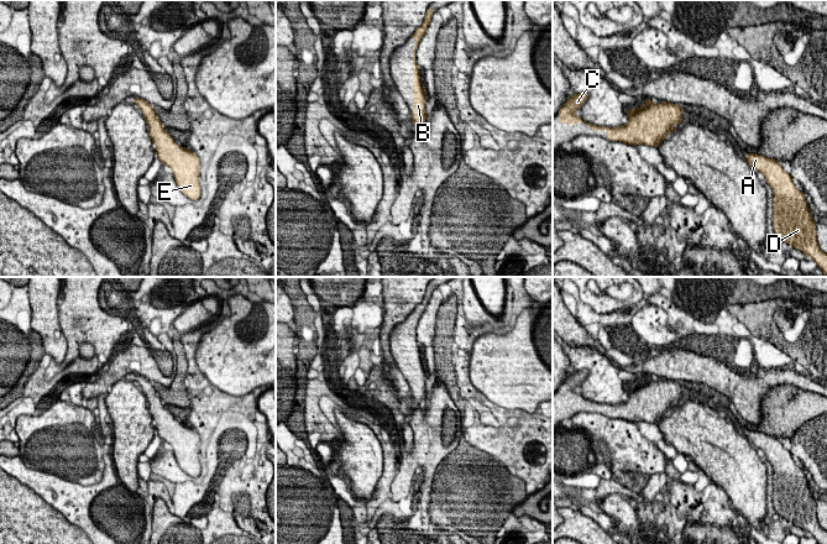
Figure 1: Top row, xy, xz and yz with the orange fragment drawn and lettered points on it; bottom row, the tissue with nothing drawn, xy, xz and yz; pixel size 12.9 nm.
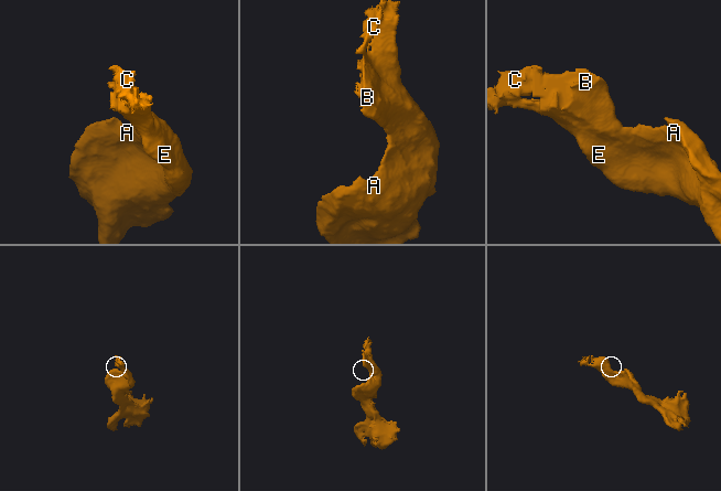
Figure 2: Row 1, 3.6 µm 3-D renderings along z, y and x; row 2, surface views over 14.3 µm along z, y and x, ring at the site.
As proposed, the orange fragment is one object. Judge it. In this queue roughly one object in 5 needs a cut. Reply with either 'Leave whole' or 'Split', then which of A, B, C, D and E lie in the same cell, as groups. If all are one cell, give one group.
Leave whole. Groups: A B C D E

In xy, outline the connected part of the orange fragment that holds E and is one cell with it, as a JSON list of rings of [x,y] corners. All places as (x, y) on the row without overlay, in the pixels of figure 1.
[[[134,375],[148,401],[148,409],[156,423],[157,435],[173,448],[178,466],[189,476],[200,475],[200,435],[190,427],[179,423],[163,406],[163,402],[153,387],[153,382],[141,375]]]

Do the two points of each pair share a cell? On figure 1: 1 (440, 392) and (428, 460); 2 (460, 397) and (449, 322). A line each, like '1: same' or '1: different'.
1: same
2: same

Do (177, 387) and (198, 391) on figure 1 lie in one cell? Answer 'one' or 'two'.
one

